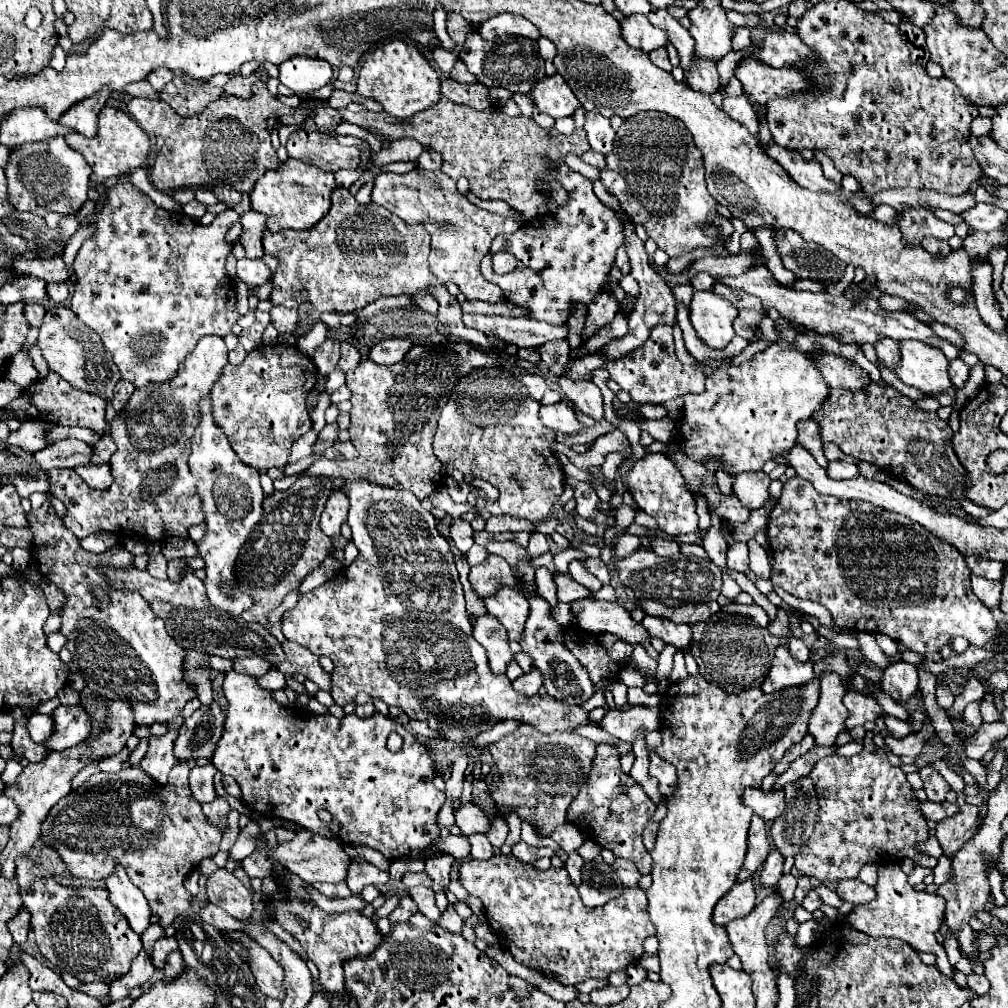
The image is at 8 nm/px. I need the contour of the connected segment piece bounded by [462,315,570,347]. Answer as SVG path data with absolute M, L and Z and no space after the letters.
M464 315L466 327L480 329L484 333L492 333L506 343L514 343L518 347L538 347L552 339L566 339L570 329L568 325L552 327L544 321L536 319L512 319L512 317L486 317L486 315Z

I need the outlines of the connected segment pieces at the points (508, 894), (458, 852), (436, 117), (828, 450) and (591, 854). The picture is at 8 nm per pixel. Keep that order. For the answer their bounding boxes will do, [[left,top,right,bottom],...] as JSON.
[[460,855,654,985],[430,835,470,861],[338,97,590,219],[824,443,854,463],[577,839,602,861]]

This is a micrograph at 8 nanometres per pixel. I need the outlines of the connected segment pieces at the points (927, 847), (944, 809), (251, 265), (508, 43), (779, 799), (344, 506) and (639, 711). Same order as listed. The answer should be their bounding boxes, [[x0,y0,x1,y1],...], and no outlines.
[[920,835,942,857],[920,801,960,821],[238,259,272,285],[460,31,544,93],[742,787,786,821],[322,491,348,537],[600,707,662,743]]

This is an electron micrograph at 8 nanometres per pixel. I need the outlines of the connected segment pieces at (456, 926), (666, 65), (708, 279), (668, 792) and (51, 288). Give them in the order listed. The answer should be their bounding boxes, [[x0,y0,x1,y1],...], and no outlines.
[[438,905,464,933],[650,47,672,71],[691,273,714,291],[650,751,678,801],[46,281,70,303]]

